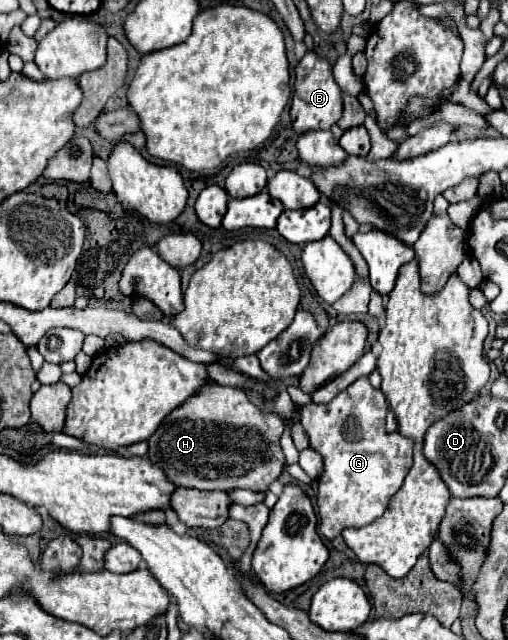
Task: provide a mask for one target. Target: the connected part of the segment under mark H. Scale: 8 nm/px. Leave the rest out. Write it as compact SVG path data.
M207 382L207 386L199 390L199 394L193 394L191 398L187 398L187 402L183 402L183 406L167 414L159 430L155 430L155 434L147 440L149 444L147 458L153 464L157 464L171 482L183 488L197 488L197 490L247 488L255 492L265 492L267 486L273 480L277 480L285 464L285 456L279 446L283 430L285 430L283 420L277 414L269 414L257 408L243 390Z

